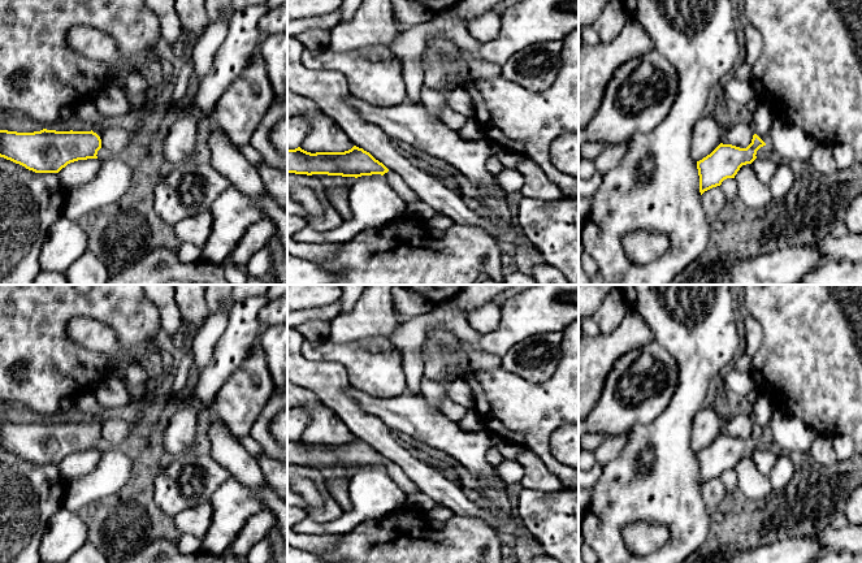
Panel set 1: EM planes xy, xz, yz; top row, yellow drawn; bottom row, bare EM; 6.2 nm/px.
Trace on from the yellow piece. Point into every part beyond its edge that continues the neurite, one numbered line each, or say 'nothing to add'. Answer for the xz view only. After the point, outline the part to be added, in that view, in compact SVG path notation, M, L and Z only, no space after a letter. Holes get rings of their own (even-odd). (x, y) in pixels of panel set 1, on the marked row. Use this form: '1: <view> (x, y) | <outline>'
1: xz (395, 182) | M389 170L384 174L384 179L404 200L406 204L420 200L419 195L395 172Z

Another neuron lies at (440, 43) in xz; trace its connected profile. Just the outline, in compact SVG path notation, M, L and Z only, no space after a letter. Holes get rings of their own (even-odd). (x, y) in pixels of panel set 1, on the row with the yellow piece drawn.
M430 36L426 39L426 46L442 52L443 55L449 55L458 48L454 42L445 36Z

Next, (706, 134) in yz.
M714 116L699 118L692 131L690 155L699 161L710 155L720 144L720 124Z

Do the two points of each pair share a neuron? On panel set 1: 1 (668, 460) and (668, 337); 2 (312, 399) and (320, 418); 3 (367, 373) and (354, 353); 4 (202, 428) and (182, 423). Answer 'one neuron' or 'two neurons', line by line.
1: one neuron
2: one neuron
3: one neuron
4: two neurons

